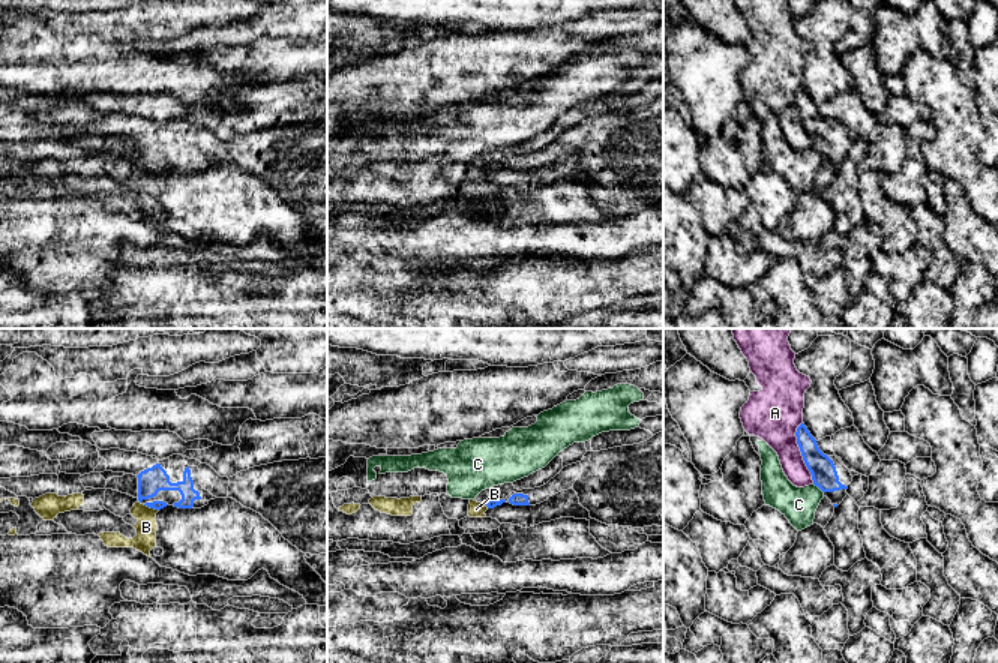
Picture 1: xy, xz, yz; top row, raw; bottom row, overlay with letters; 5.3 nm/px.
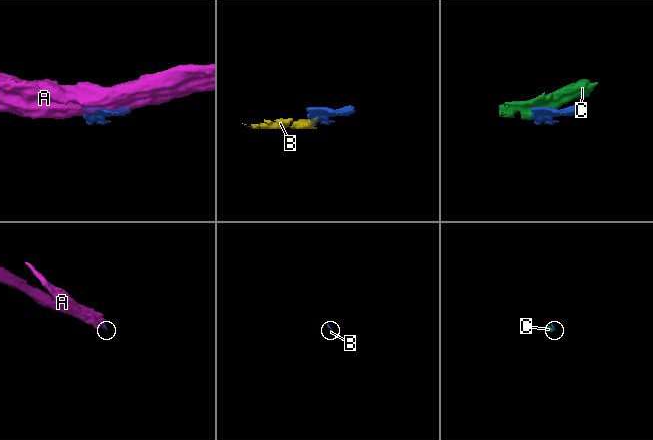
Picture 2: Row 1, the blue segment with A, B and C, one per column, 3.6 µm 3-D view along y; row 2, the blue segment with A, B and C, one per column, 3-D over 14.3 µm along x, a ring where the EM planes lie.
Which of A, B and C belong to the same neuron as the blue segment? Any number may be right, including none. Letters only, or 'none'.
none

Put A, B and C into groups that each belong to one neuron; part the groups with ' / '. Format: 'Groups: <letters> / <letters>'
Groups: A / B / C

